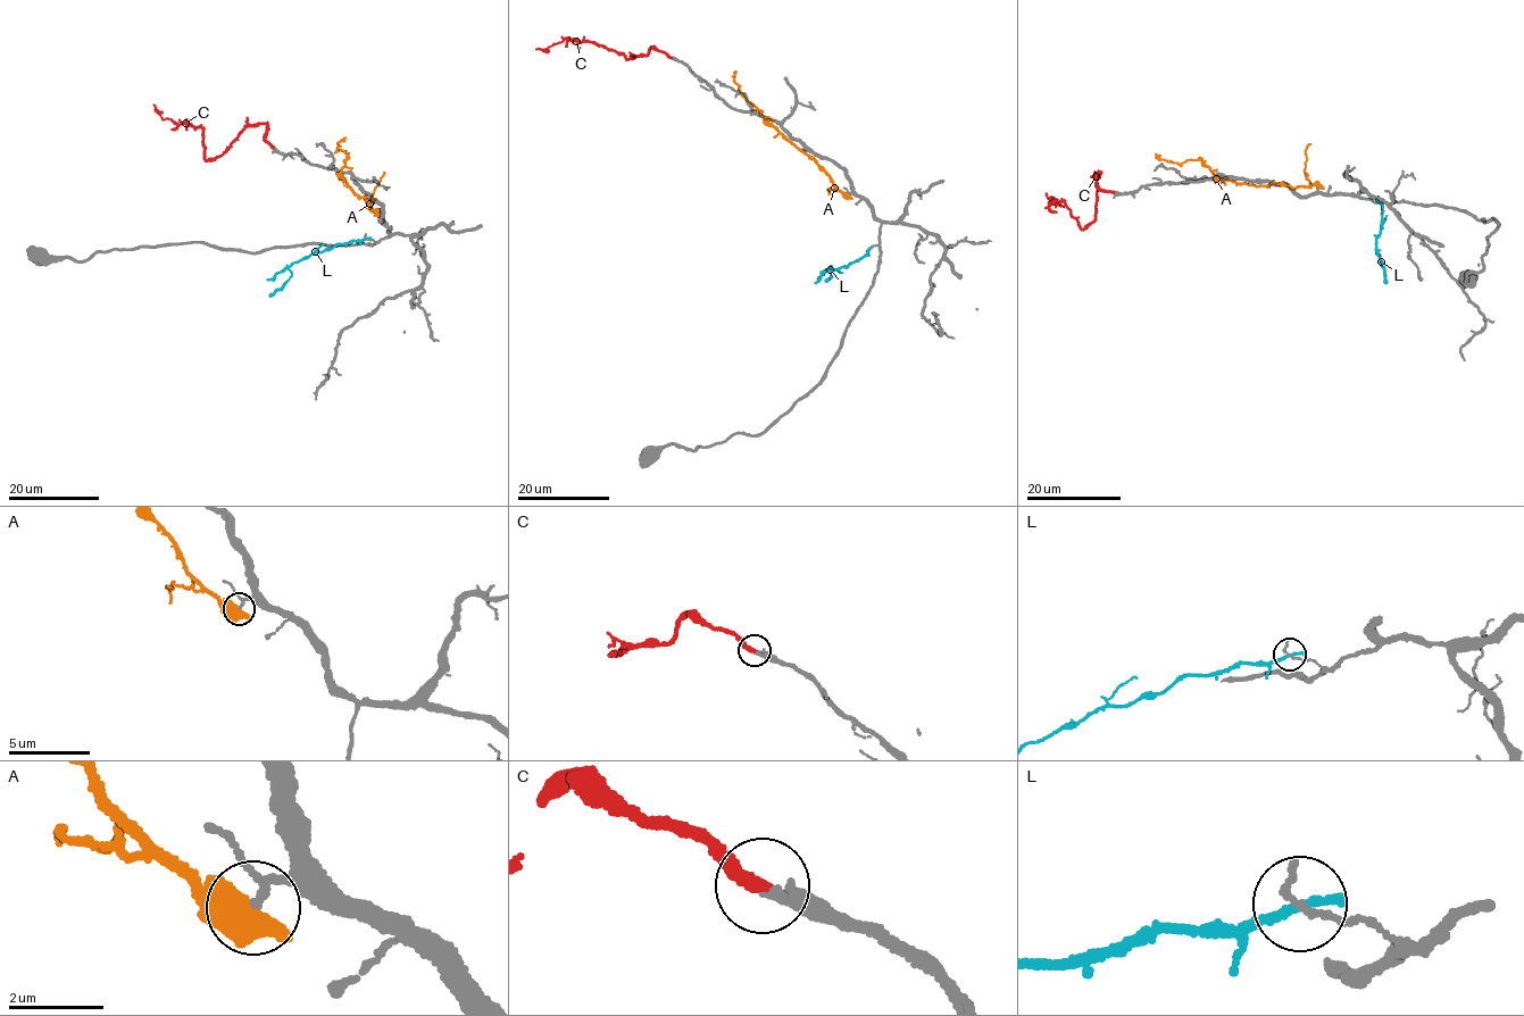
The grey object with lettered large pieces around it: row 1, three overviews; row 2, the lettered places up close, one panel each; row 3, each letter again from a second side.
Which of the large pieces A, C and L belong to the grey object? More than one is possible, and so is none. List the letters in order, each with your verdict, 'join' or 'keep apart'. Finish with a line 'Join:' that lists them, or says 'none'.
A: keep apart
C: join
L: keep apart
Join: C

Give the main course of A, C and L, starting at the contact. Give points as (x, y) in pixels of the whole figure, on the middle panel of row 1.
A: (848, 196), (814, 158), (801, 152), (746, 100), (734, 82), (735, 71)
C: (671, 57), (652, 48), (647, 55), (629, 59), (589, 42), (566, 38), (538, 48)
L: (868, 249), (863, 257), (847, 266), (825, 269), (824, 273), (831, 273), (825, 281)

